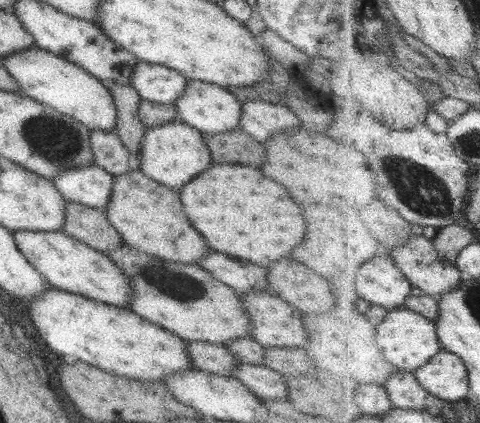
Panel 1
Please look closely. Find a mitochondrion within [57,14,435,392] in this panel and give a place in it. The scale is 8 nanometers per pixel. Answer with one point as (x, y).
(174, 283)

